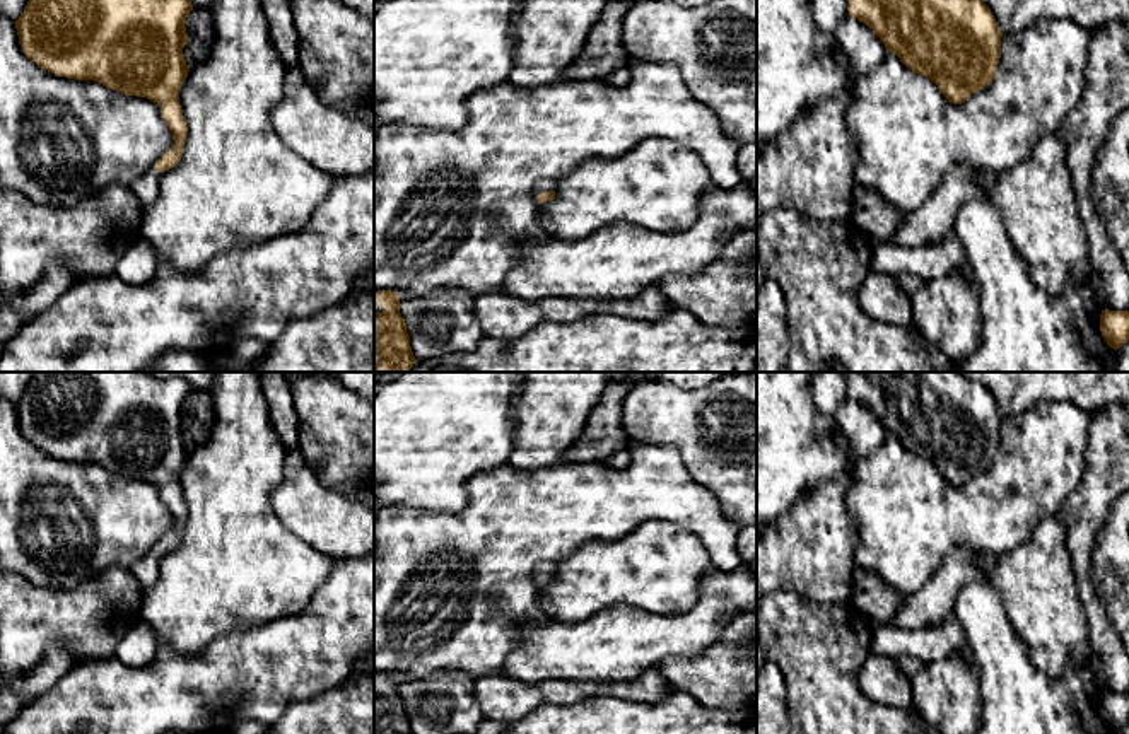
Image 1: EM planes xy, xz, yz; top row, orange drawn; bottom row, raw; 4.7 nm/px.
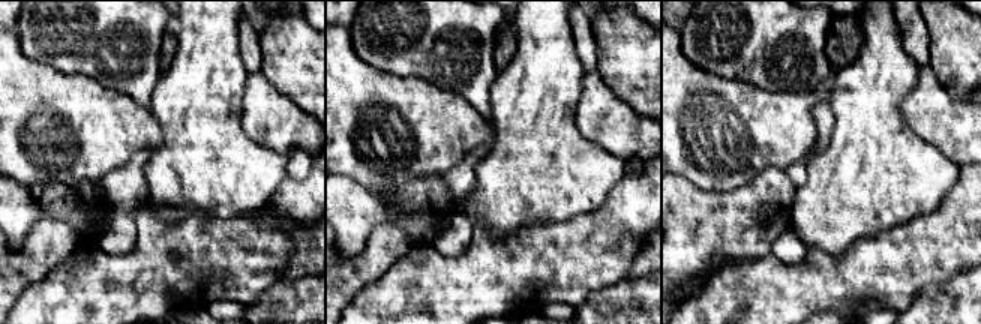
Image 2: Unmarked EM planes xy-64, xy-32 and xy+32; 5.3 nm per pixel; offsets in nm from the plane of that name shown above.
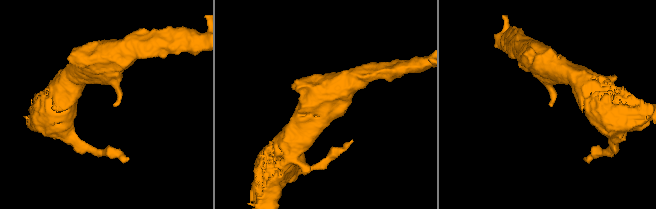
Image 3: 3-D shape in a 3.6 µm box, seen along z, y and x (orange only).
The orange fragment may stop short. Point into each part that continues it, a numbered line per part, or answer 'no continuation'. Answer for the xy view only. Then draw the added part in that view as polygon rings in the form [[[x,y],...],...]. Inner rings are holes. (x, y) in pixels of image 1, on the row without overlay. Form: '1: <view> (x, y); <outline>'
1: xy (146, 570); [[[150,551],[130,567],[142,594],[159,582],[159,562],[161,555],[157,551]]]

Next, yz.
1: yz (933, 603); [[[953,548],[917,592],[900,599],[890,623],[900,630],[919,630],[948,620],[960,589],[979,577],[980,568],[972,555]]]

